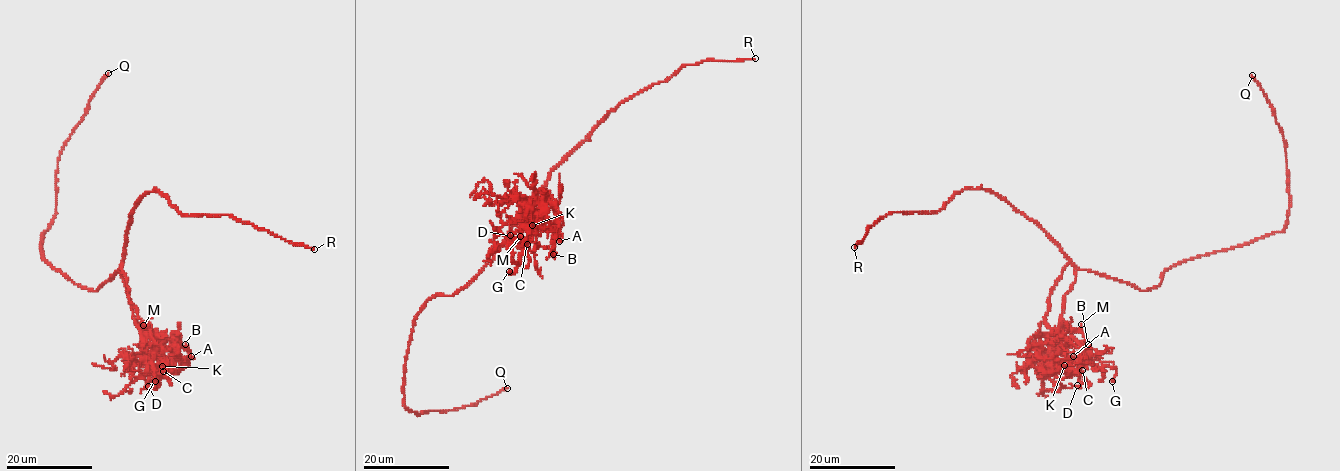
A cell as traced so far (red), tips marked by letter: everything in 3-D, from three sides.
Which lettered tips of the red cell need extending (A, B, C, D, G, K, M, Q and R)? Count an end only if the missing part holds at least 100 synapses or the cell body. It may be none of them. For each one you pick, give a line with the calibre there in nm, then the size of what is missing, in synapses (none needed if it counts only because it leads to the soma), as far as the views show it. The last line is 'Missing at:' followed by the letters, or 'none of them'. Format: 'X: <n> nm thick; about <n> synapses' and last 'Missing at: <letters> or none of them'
Q: 280 nm thick
Missing at: Q

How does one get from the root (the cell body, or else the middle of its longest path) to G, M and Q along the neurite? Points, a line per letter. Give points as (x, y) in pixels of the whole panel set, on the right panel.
G: (1112, 278), (1077, 269), (1075, 283), (1064, 297), (1062, 319), (1092, 364), (1115, 368), (1112, 381)
M: (1112, 278), (1092, 271), (1076, 270), (1075, 283), (1064, 297), (1062, 319), (1073, 332), (1081, 324)
Q: (1112, 278), (1144, 291), (1159, 285), (1163, 272), (1181, 262), (1285, 228), (1289, 192), (1284, 135), (1252, 75)

